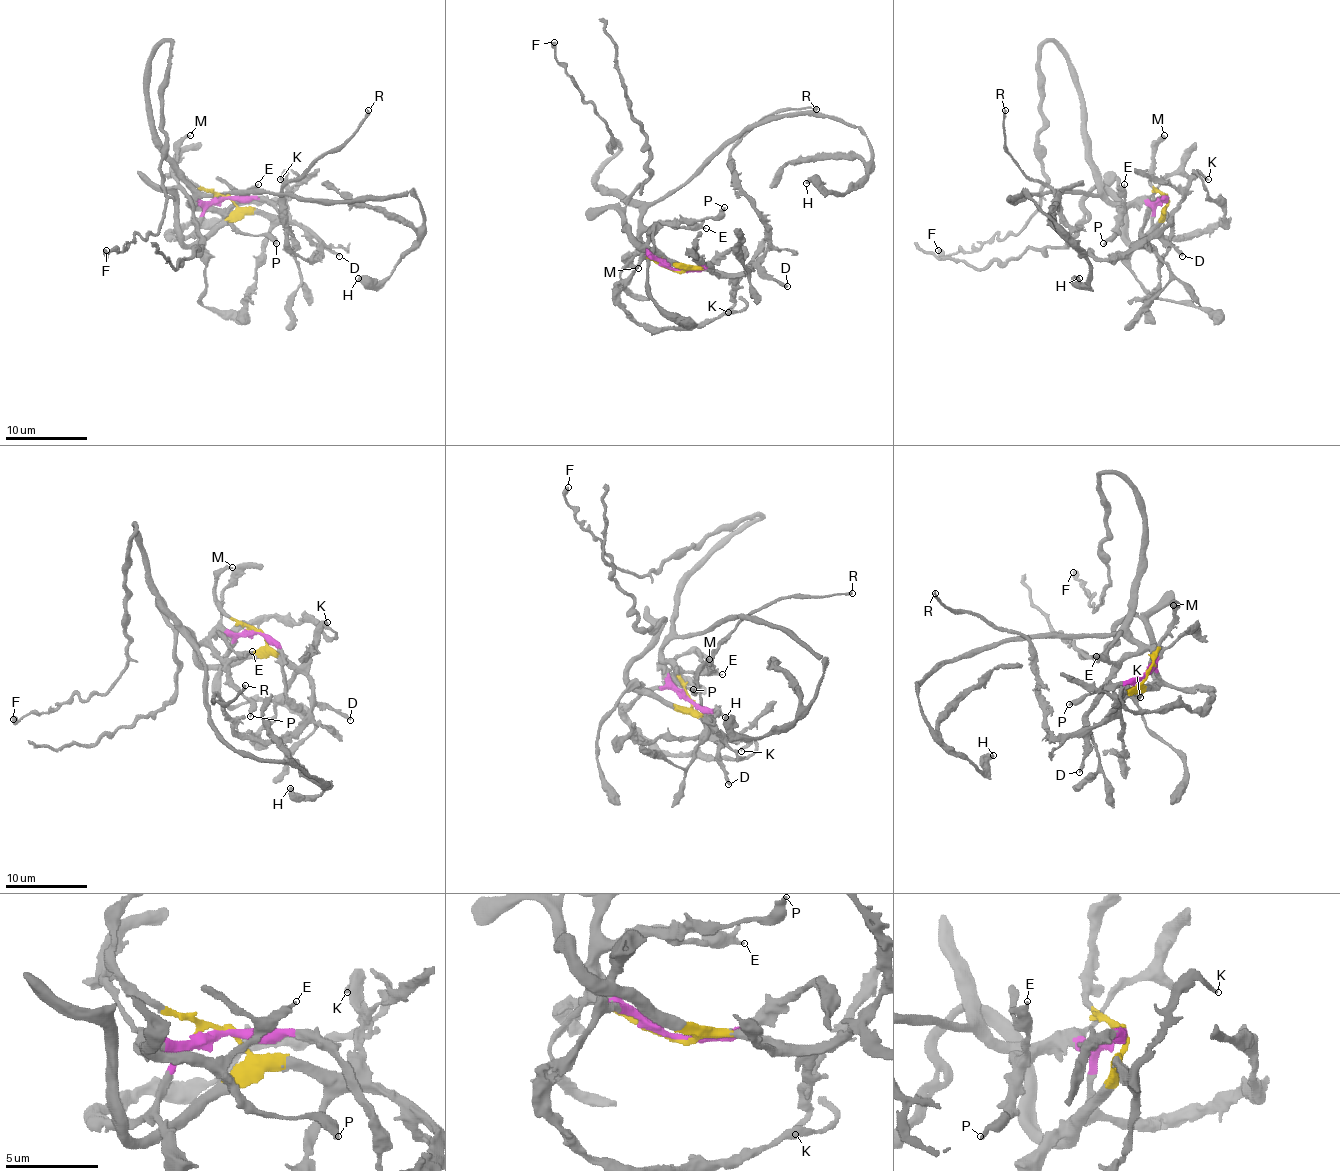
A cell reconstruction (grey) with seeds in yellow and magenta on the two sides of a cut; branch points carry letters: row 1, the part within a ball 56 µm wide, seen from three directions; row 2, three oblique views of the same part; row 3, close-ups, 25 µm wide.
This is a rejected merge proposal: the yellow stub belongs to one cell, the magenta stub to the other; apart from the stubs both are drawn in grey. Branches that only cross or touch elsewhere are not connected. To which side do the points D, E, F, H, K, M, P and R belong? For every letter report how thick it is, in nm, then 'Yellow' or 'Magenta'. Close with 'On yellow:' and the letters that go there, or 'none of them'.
D: Thickness 280 nm. Yellow
E: Thickness 190 nm. Magenta
F: Thickness 480 nm. Magenta
H: Thickness 480 nm. Magenta
K: Thickness 220 nm. Yellow
M: Thickness 280 nm. Yellow
P: Thickness 320 nm. Magenta
R: Thickness 260 nm. Yellow
On yellow: D, K, M, R

